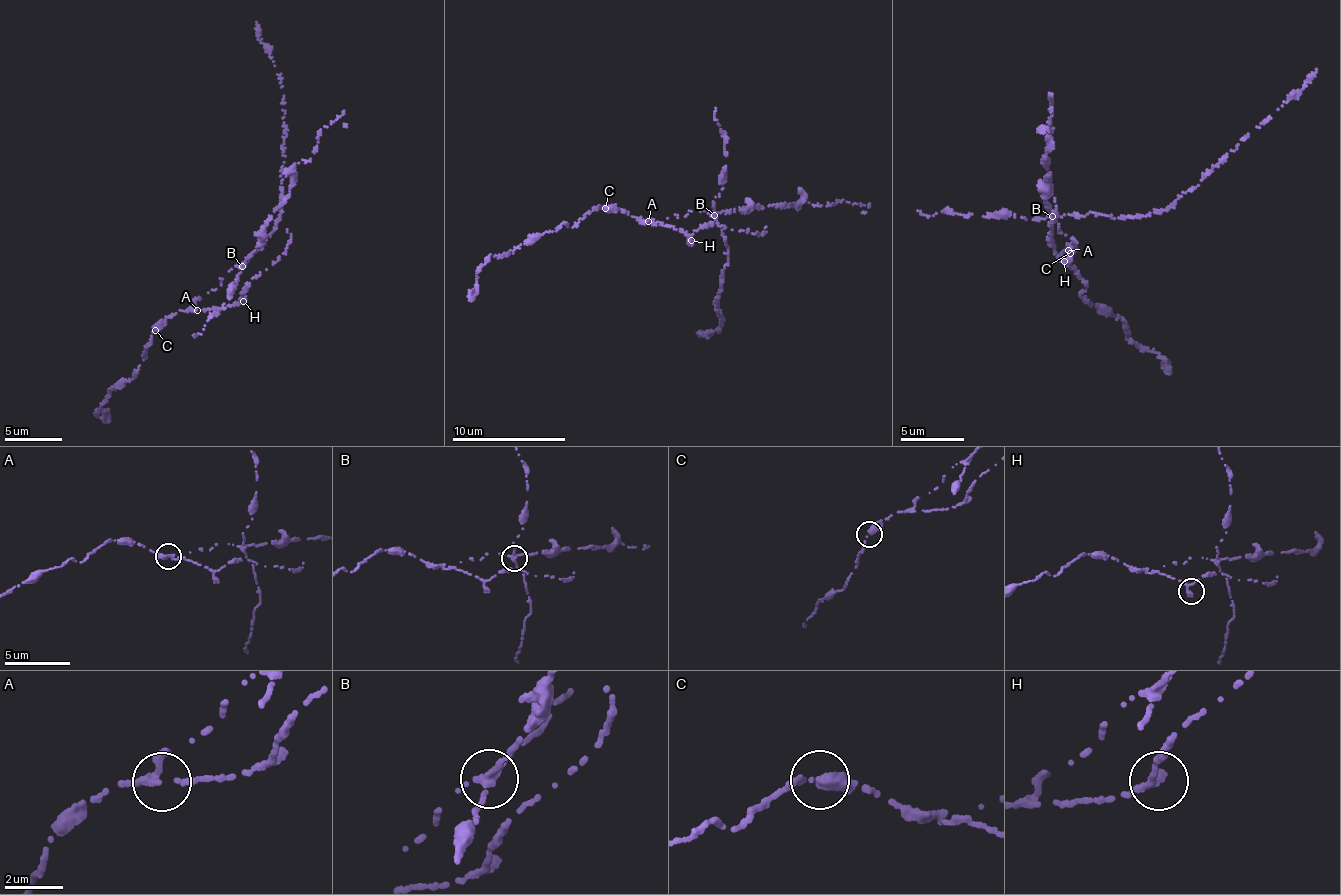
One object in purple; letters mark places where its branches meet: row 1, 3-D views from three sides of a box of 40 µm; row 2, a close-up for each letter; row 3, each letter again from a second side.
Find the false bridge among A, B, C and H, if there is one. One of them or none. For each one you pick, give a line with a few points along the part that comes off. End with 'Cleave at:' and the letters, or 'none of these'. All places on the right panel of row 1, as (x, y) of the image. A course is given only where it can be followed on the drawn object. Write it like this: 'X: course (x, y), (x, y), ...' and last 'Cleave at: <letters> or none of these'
B: course (1051, 216), (1090, 212), (1124, 219), (1160, 214), (1195, 188), (1248, 134), (1302, 90), (1316, 69)
Cleave at: B

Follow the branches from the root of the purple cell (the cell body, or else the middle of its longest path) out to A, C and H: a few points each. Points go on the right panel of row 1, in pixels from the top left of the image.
A: (1054, 217), (1059, 230), (1073, 241), (1068, 250)
C: (1054, 217), (1059, 230), (1073, 241), (1070, 253)
H: (1054, 217), (1059, 230), (1073, 241), (1068, 253), (1060, 257), (1064, 261)

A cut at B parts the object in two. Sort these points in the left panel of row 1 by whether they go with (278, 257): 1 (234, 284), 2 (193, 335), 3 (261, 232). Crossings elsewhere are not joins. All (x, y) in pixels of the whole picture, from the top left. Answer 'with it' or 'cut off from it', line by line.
1: cut off from it
2: cut off from it
3: with it

